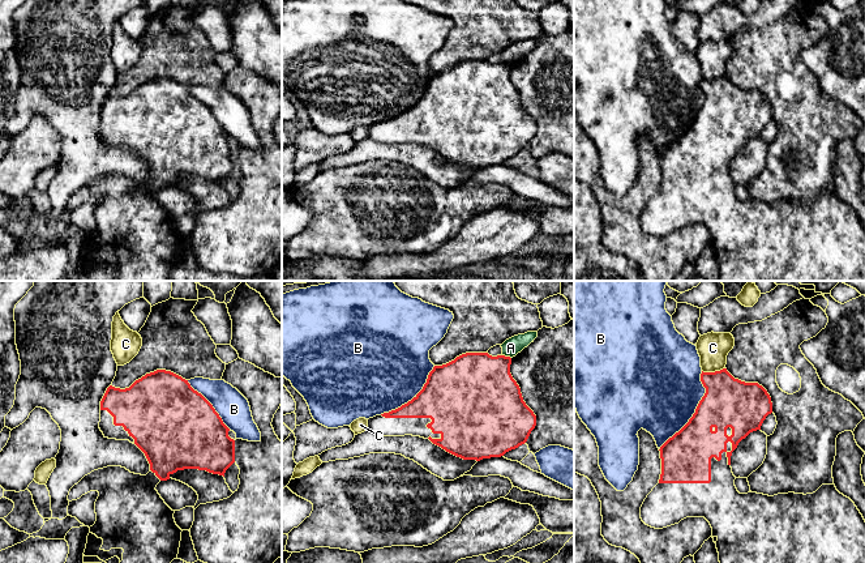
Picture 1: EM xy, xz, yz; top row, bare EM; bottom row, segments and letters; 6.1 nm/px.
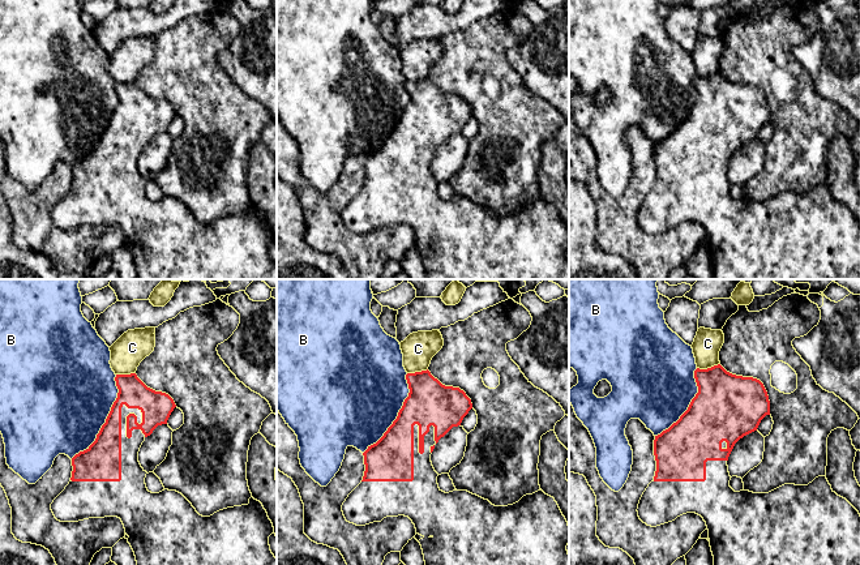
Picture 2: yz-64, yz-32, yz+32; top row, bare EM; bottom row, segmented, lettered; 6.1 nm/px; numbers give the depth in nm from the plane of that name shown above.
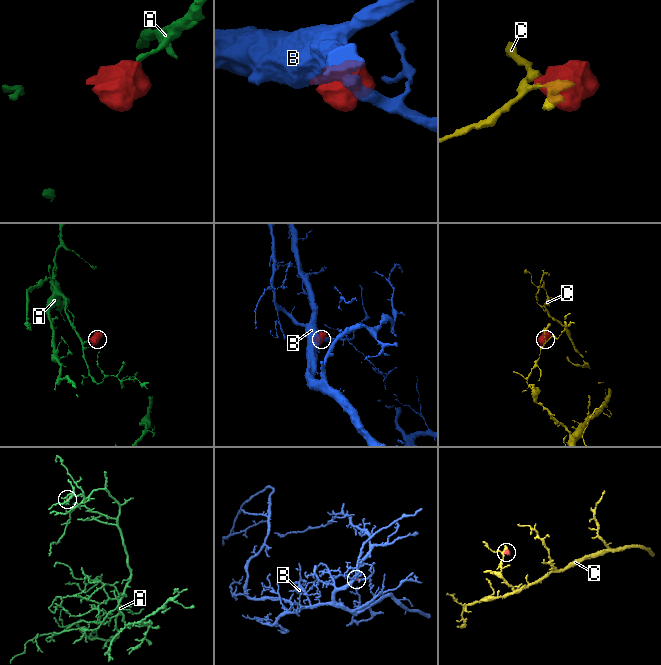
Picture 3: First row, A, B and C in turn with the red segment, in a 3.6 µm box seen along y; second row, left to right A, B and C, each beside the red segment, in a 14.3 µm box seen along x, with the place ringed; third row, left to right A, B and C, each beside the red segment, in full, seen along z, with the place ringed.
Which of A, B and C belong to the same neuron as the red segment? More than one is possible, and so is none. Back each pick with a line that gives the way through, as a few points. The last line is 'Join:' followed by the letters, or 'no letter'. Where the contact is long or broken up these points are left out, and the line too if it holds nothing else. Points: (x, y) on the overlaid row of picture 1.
Join: no letter

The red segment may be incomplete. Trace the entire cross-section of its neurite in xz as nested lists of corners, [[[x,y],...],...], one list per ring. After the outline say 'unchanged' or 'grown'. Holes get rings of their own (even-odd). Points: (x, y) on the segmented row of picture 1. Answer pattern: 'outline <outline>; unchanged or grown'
outline [[[466,353],[466,354],[457,357],[454,361],[451,361],[446,364],[434,366],[433,370],[429,372],[427,383],[424,384],[423,389],[411,401],[408,401],[407,404],[402,405],[401,408],[398,408],[395,410],[369,418],[368,419],[368,430],[371,430],[374,434],[382,435],[382,436],[412,435],[412,436],[420,436],[424,439],[429,439],[433,444],[441,447],[446,452],[449,452],[457,457],[461,457],[463,460],[480,461],[483,458],[501,457],[506,452],[515,449],[519,445],[524,444],[531,434],[531,431],[536,426],[536,415],[523,401],[521,388],[510,374],[510,364],[511,364],[510,357],[505,357],[505,355],[492,357],[488,353]]]; grown

